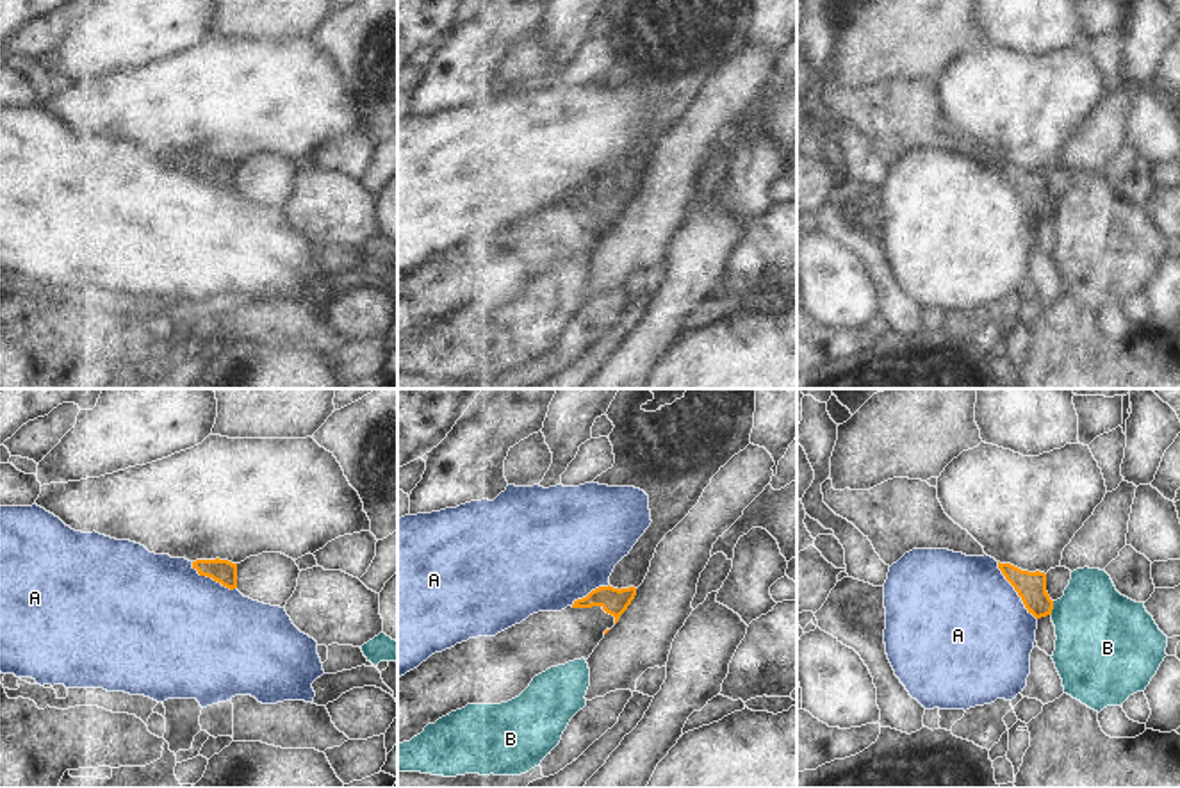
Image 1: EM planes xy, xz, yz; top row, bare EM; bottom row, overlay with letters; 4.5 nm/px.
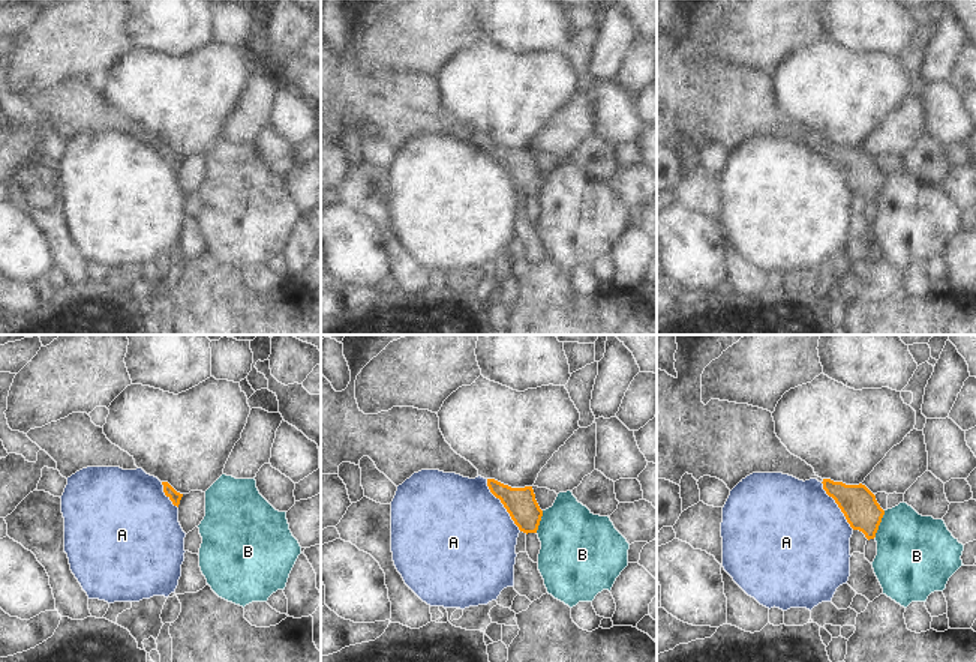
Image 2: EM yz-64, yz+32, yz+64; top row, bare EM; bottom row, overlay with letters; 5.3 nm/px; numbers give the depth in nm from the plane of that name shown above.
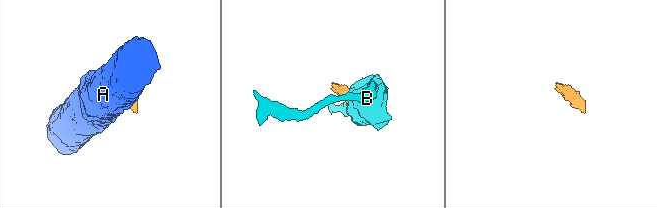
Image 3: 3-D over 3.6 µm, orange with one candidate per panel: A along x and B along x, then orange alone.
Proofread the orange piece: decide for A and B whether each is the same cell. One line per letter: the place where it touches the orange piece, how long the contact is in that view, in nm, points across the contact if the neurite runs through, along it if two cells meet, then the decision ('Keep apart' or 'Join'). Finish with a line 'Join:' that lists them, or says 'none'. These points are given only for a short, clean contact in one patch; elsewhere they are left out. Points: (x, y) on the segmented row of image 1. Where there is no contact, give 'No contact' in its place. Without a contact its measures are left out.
A: Touches orange at yz (1015, 589). Shared border 320 nm. Boundary: yz (997, 562), (1004, 578), (1036, 619). Keep apart
B: Touches orange at yz (1052, 608). Shared border 70 nm. Keep apart
Join: none

